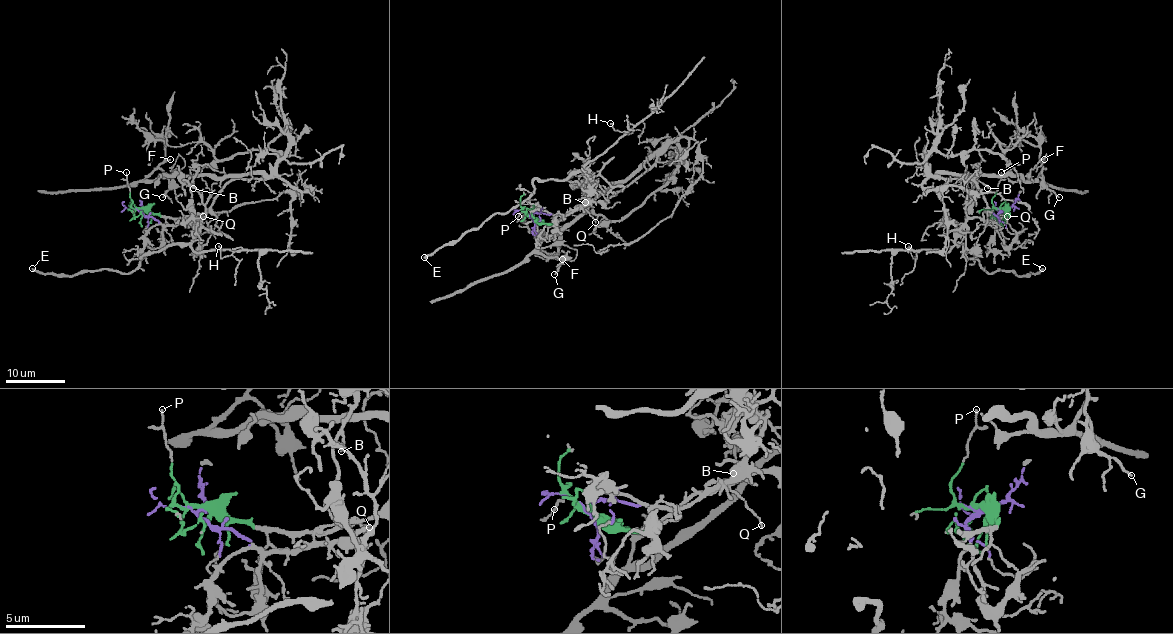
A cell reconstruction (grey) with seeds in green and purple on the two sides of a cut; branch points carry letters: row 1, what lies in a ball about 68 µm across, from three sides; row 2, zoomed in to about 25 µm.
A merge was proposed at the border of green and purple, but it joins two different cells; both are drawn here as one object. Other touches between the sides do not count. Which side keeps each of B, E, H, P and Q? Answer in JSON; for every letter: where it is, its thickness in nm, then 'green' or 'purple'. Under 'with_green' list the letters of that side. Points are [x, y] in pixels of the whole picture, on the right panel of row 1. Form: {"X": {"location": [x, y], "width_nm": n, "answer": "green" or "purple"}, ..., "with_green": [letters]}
{"B": {"location": [987, 188], "width_nm": 140, "answer": "purple"}, "E": {"location": [1042, 268], "width_nm": 240, "answer": "purple"}, "H": {"location": [908, 246], "width_nm": 120, "answer": "purple"}, "P": {"location": [1001, 172], "width_nm": 70, "answer": "green"}, "Q": {"location": [1007, 216], "width_nm": 100, "answer": "green"}, "with_green": ["P", "Q"]}

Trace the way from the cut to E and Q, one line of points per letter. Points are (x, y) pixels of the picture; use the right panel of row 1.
E: (1001, 210), (1000, 225), (969, 219), (955, 240), (964, 255), (988, 273), (1026, 276), (1043, 268)
Q: (1001, 209), (1009, 215), (992, 218), (995, 215), (1007, 216)

